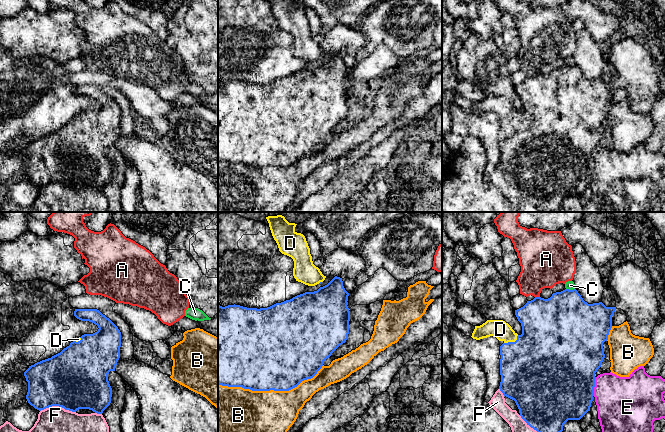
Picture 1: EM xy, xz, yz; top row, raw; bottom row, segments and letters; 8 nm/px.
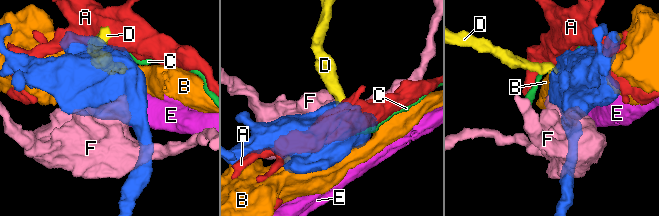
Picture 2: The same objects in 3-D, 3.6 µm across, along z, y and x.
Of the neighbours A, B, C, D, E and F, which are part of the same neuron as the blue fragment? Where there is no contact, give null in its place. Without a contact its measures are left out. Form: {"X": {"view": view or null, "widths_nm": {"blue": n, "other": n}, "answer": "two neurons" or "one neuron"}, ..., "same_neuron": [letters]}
{"A": {"view": "yz", "widths_nm": {"blue": 440, "other": 340}, "answer": "two neurons"}, "B": {"view": "xz", "widths_nm": {"blue": 500, "other": 340}, "answer": "two neurons"}, "C": {"view": "yz", "widths_nm": {"blue": 440, "other": 70}, "answer": "two neurons"}, "D": {"view": "yz", "widths_nm": {"blue": 500, "other": 150}, "answer": "one neuron"}, "E": {"view": "yz", "widths_nm": {"blue": 500, "other": 400}, "answer": "two neurons"}, "F": {"view": "xy", "widths_nm": {"blue": 480, "other": 200}, "answer": "two neurons"}, "same_neuron": ["D"]}

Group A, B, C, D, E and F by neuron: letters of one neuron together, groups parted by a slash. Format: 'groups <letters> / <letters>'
groups A / B / C / D / E / F

